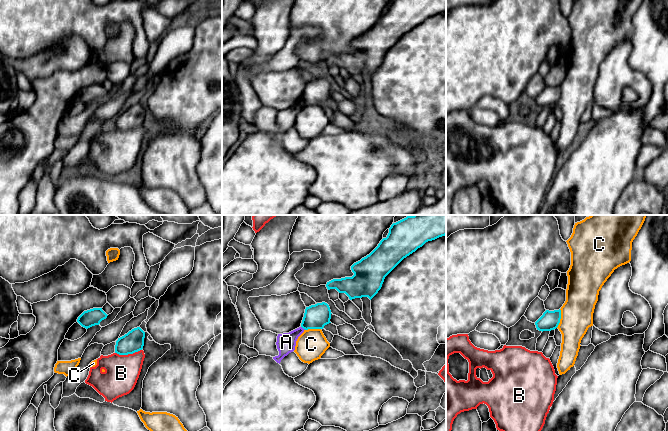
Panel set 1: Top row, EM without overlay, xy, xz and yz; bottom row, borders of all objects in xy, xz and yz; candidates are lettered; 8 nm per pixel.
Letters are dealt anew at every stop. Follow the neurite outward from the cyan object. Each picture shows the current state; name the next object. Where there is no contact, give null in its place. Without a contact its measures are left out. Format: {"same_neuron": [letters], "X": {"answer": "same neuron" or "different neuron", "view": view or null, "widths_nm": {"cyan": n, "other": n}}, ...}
{"same_neuron": [], "A": {"answer": "different neuron", "view": "xz", "widths_nm": {"cyan": 190, "other": 160}}, "B": {"answer": "different neuron", "view": "xy", "widths_nm": {"cyan": 170, "other": 280}}, "C": {"answer": "different neuron", "view": "yz", "widths_nm": {"cyan": 150, "other": 260}}}

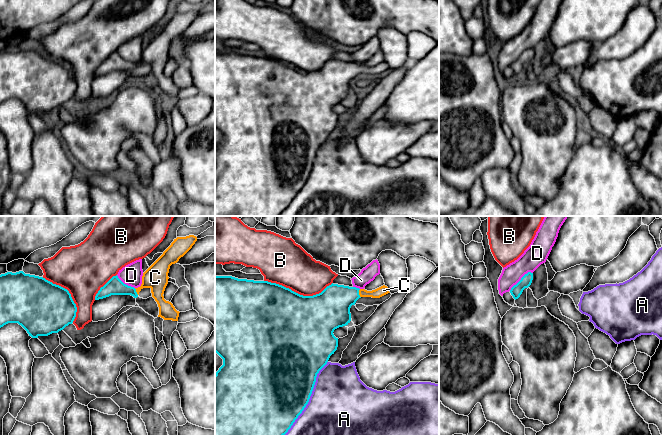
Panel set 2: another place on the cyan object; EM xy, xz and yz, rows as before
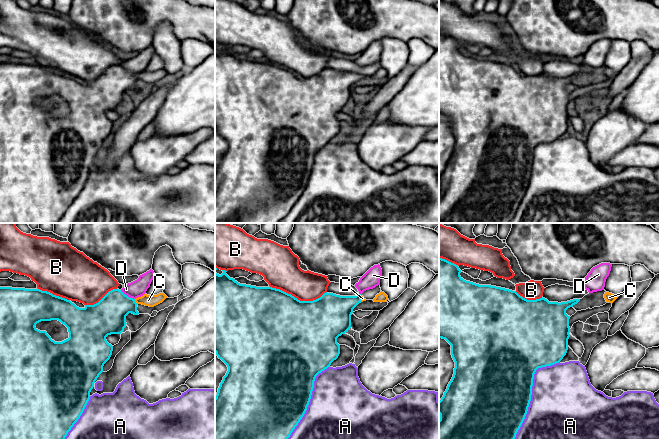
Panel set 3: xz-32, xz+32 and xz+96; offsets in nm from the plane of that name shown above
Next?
{"same_neuron": ["C"], "A": {"answer": "different neuron", "view": "xz", "widths_nm": {"cyan": 500, "other": 500}}, "B": {"answer": "different neuron", "view": "xz", "widths_nm": {"cyan": 500, "other": 360}}, "C": {"answer": "same neuron", "view": "xz", "widths_nm": {"cyan": 300, "other": 80}}, "D": {"answer": "different neuron", "view": "yz", "widths_nm": {"cyan": 90, "other": 180}}}

